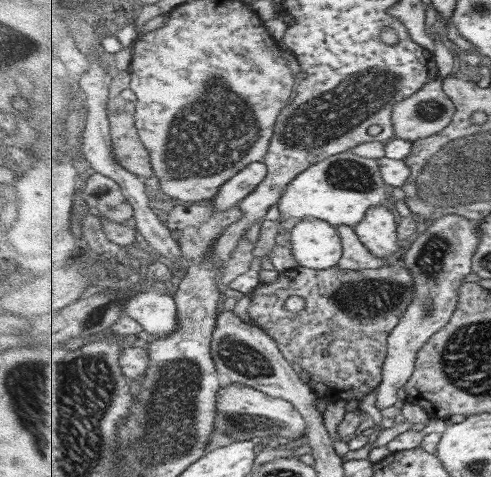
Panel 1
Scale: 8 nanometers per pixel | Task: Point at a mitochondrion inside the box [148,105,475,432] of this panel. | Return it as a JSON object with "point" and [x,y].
{"point":[363,299]}

